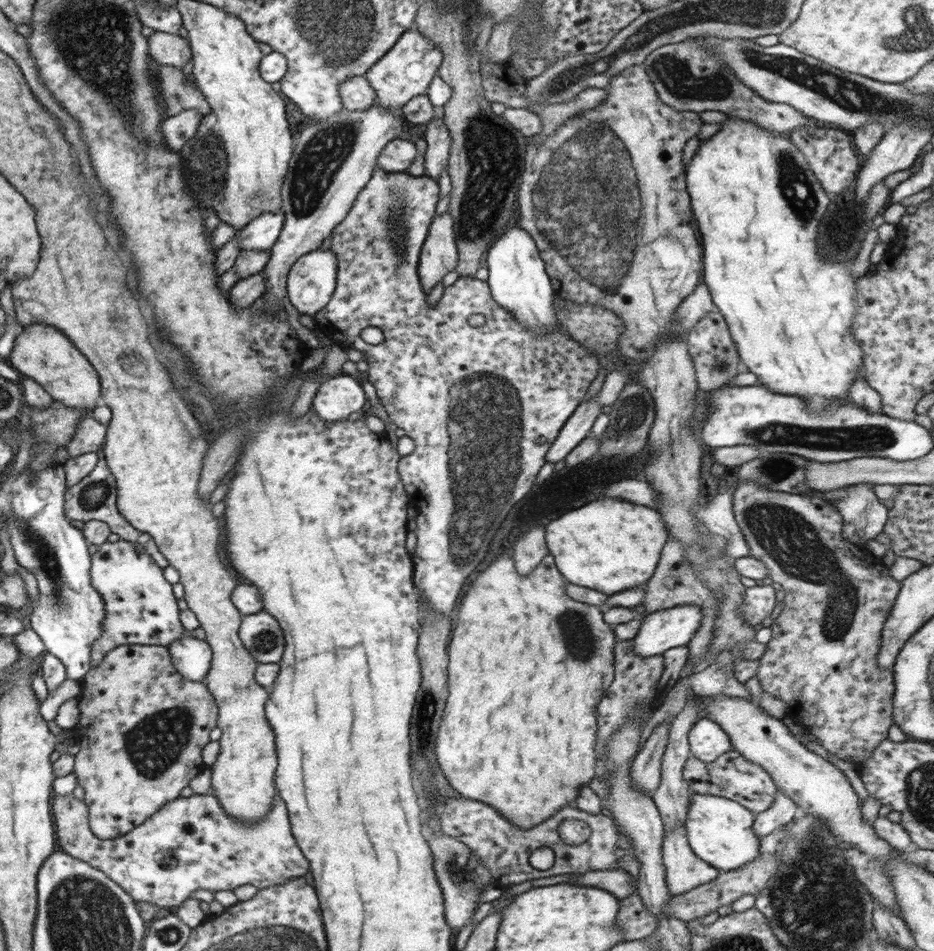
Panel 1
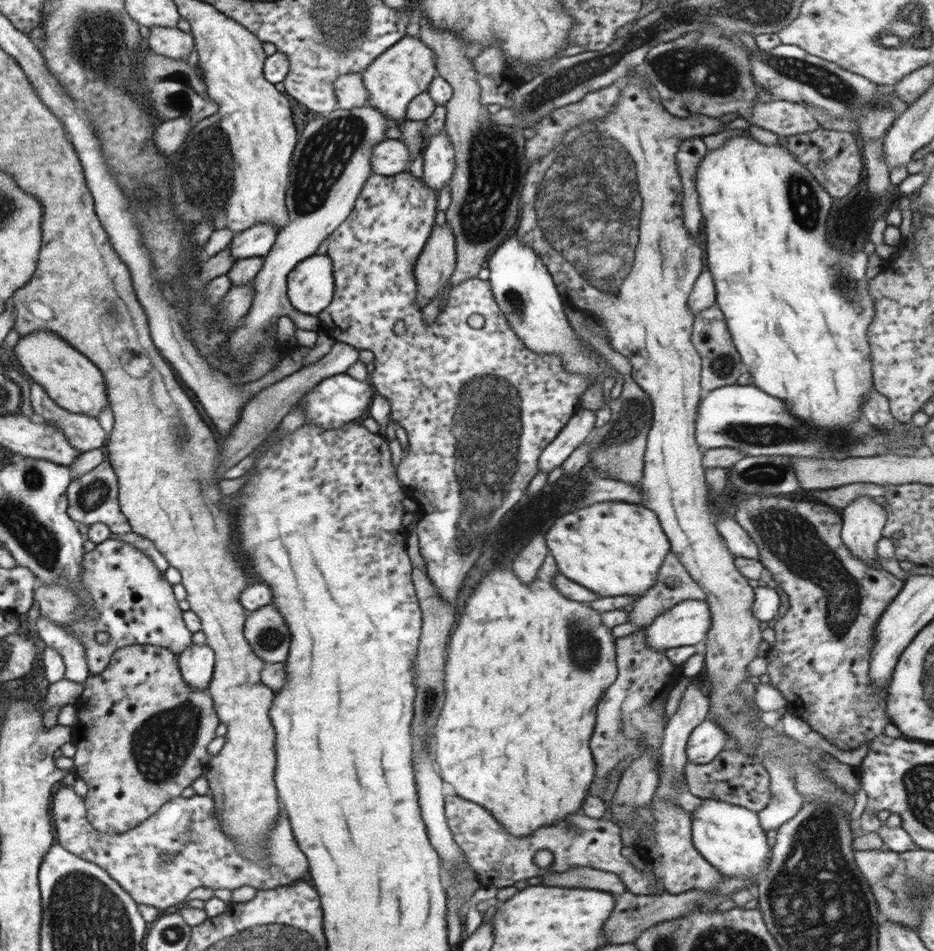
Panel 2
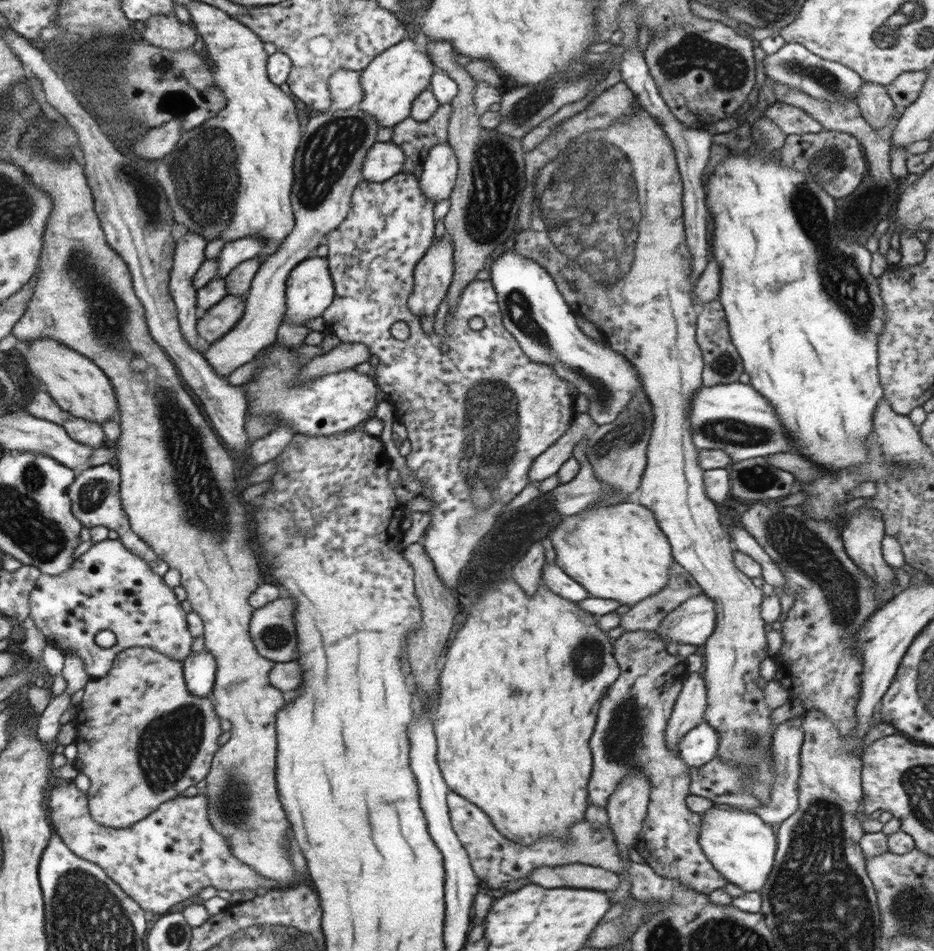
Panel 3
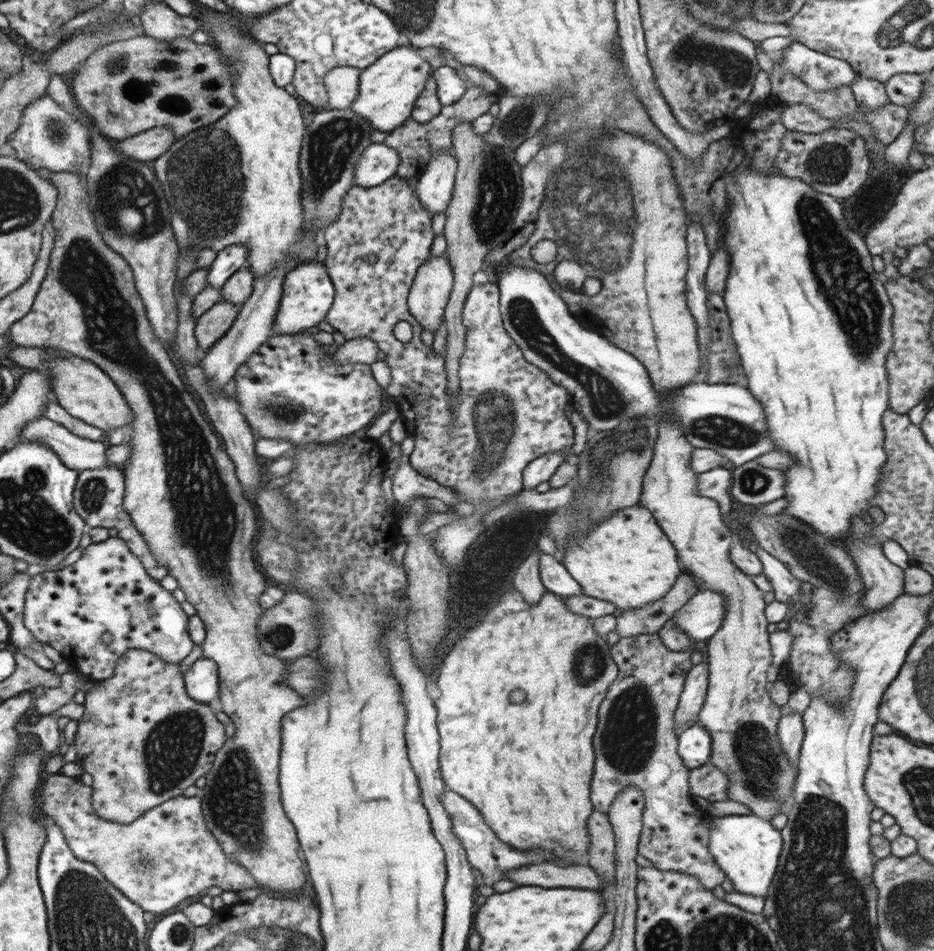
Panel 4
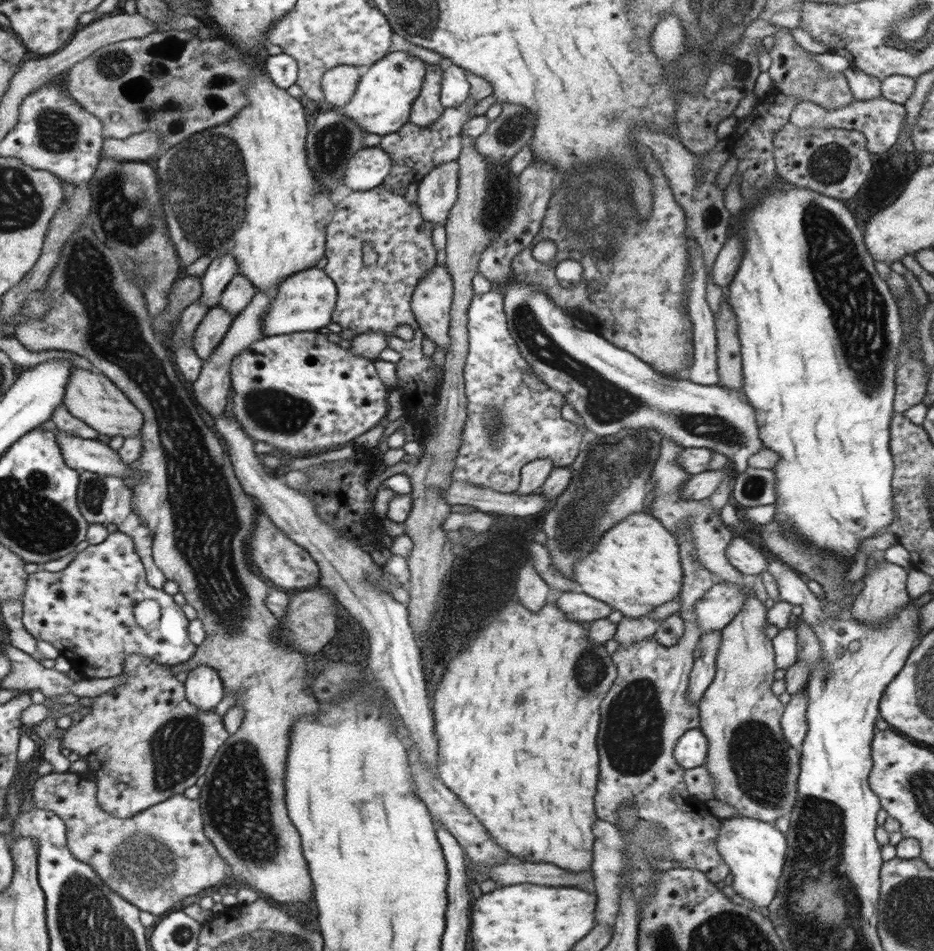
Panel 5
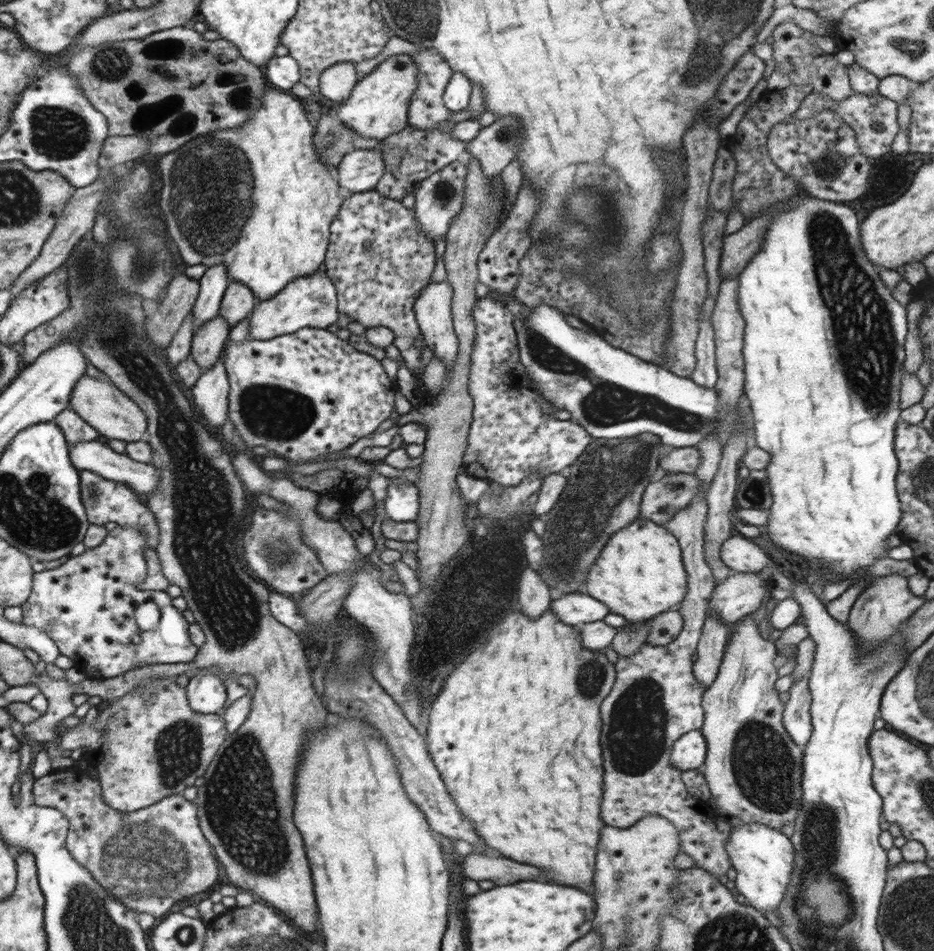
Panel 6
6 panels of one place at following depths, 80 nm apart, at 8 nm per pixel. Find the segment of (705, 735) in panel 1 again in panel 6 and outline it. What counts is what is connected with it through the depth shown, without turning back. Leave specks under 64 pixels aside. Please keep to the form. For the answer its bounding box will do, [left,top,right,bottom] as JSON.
[670,729,707,769]

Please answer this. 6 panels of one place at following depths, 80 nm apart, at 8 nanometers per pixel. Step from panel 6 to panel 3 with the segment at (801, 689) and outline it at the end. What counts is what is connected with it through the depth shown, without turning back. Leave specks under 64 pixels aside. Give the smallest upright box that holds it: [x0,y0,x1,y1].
[714,721,805,824]

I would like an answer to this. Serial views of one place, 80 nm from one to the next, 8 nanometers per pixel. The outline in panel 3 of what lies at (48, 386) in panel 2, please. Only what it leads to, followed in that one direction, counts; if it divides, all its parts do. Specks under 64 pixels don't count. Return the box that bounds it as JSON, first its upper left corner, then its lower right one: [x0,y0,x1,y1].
[22,339,120,424]

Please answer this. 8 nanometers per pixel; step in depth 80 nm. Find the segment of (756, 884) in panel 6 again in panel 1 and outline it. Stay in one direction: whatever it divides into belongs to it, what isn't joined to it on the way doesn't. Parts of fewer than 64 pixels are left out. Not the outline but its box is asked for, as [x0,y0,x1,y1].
[685,790,760,872]

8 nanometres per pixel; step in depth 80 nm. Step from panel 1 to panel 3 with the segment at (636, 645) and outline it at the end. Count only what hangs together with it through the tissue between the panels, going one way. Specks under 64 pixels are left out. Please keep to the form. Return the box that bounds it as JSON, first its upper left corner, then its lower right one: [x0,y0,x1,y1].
[656,594,715,646]

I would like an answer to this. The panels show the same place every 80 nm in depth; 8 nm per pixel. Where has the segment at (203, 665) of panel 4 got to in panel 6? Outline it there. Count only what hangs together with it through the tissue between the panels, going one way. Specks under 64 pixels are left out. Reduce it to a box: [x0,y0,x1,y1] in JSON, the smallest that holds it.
[186,671,227,713]

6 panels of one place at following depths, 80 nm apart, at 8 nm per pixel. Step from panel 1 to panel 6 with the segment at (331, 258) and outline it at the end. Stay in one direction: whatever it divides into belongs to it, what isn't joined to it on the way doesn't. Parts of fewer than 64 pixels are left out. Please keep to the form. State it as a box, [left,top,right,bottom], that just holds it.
[250,271,338,341]

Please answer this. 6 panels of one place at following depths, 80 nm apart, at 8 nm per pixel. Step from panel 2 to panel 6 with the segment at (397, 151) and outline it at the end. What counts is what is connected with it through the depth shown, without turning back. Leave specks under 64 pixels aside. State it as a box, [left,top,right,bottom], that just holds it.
[336,149,385,193]

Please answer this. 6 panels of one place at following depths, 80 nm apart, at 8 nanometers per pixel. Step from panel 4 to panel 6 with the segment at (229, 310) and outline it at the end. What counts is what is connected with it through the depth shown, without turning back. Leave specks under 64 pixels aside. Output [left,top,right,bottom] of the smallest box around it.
[191,314,230,372]

